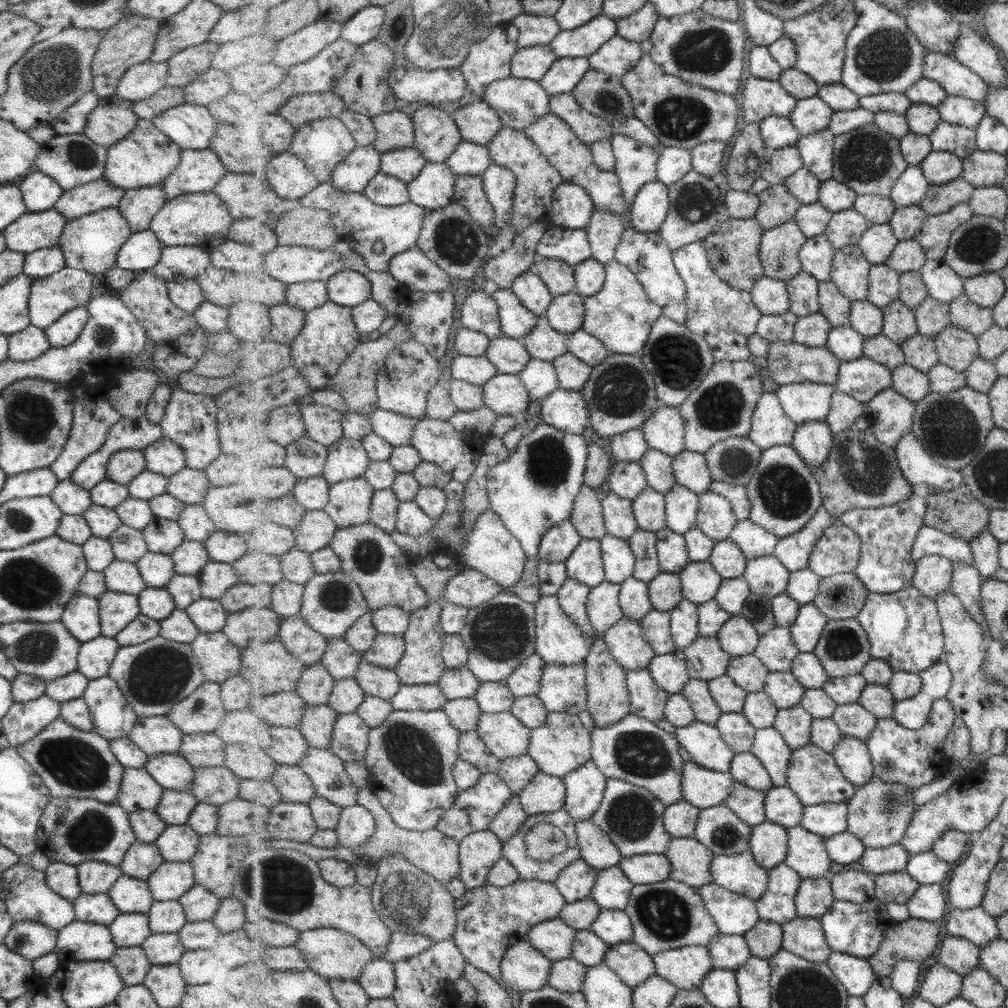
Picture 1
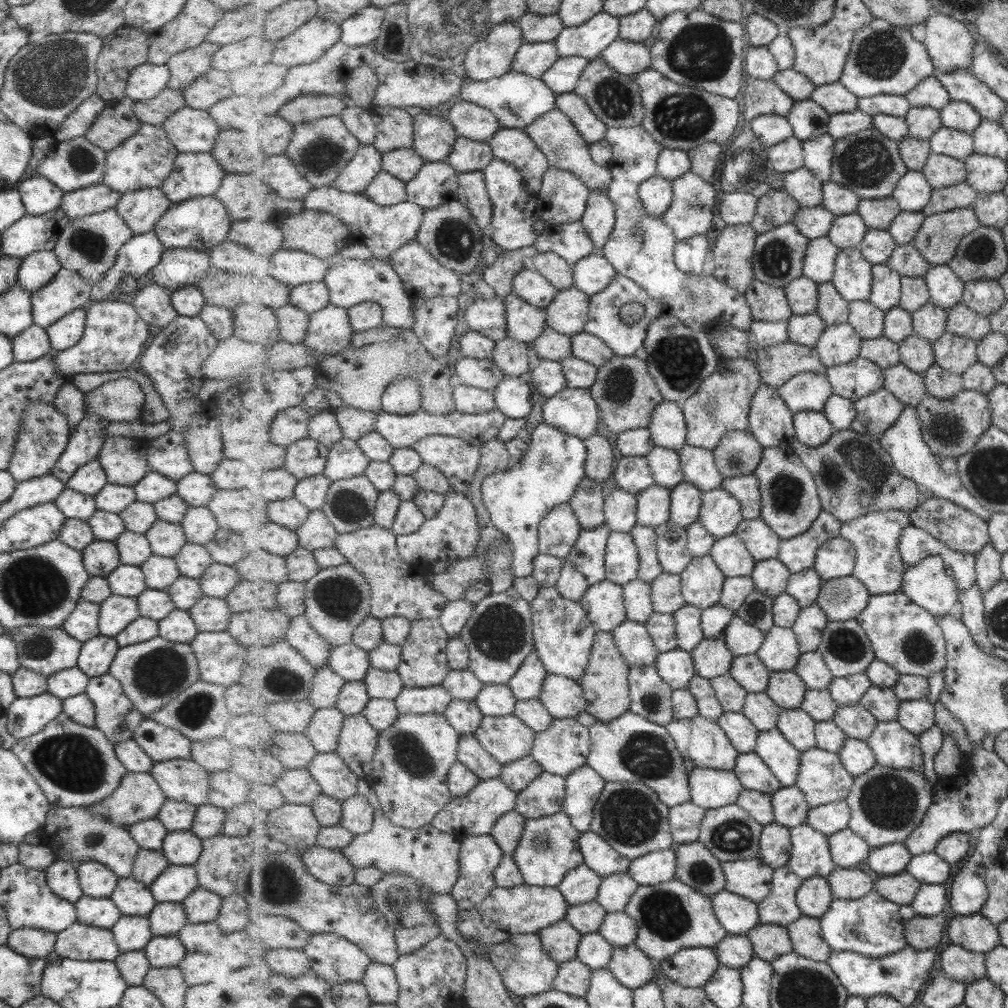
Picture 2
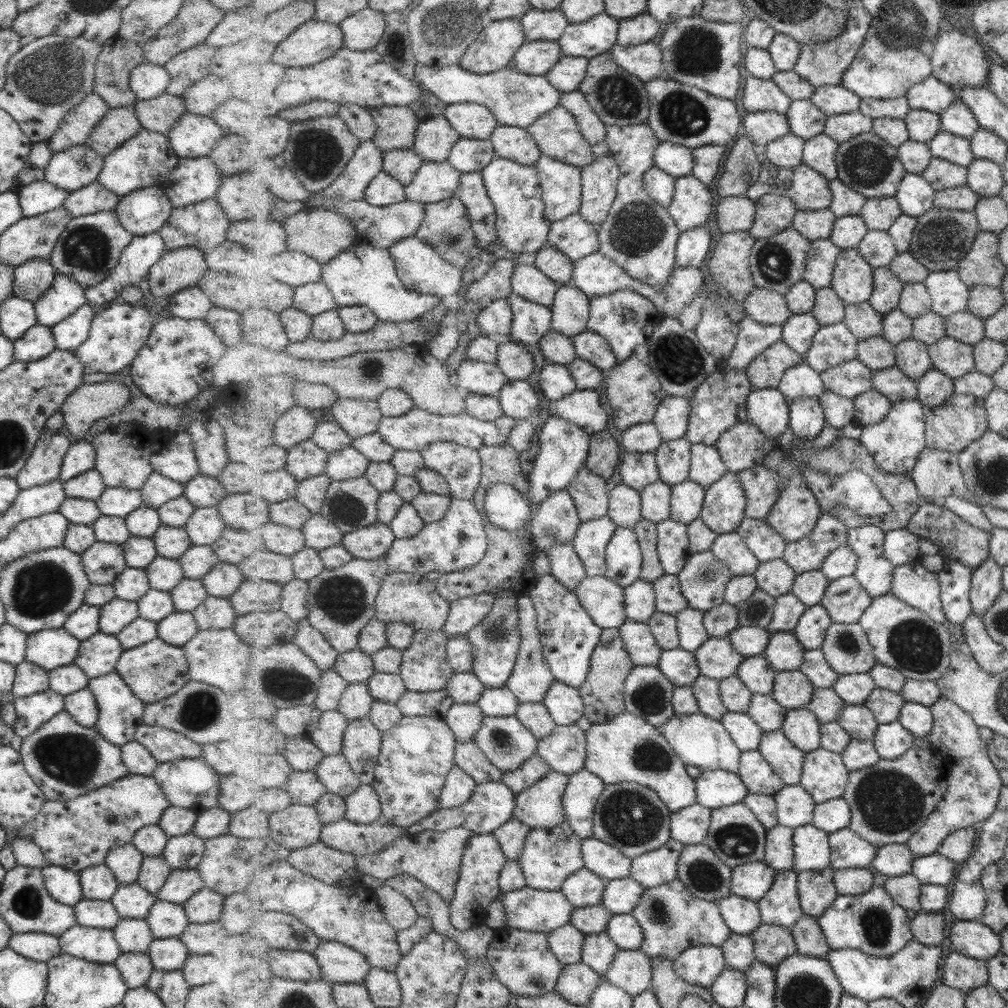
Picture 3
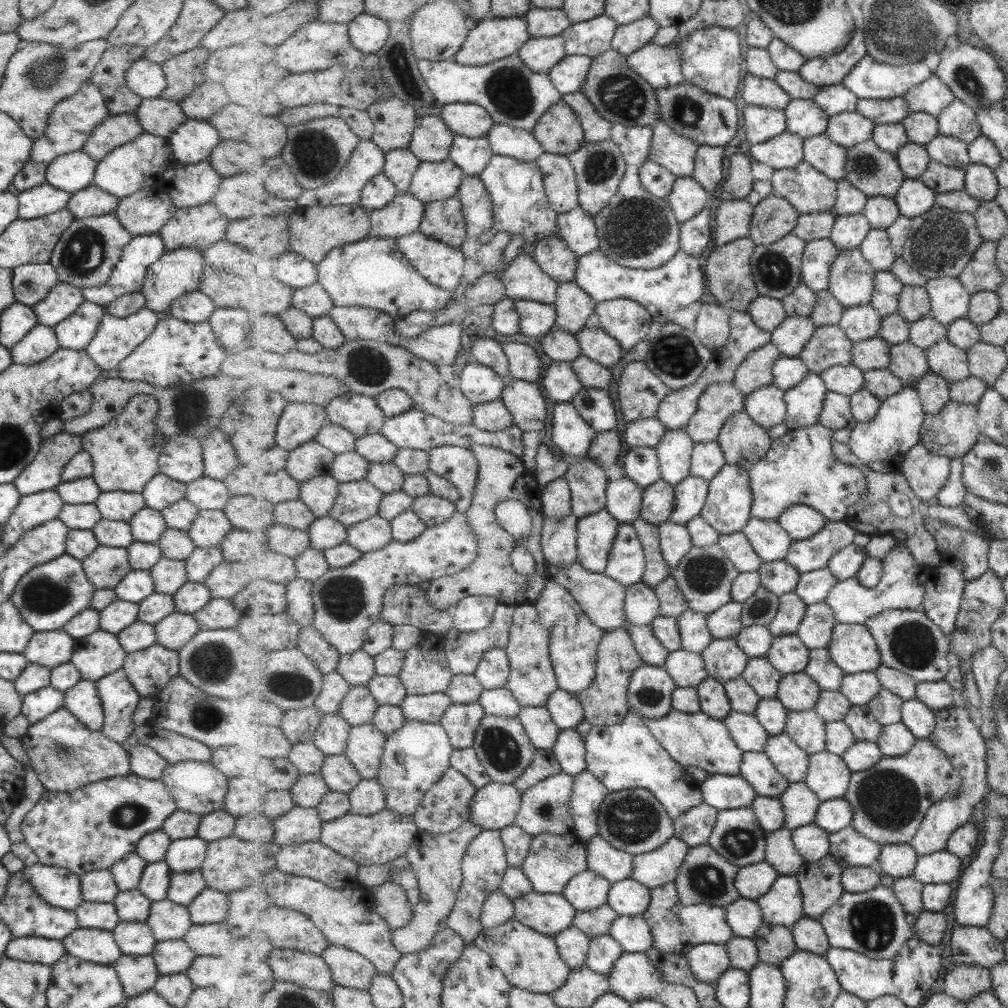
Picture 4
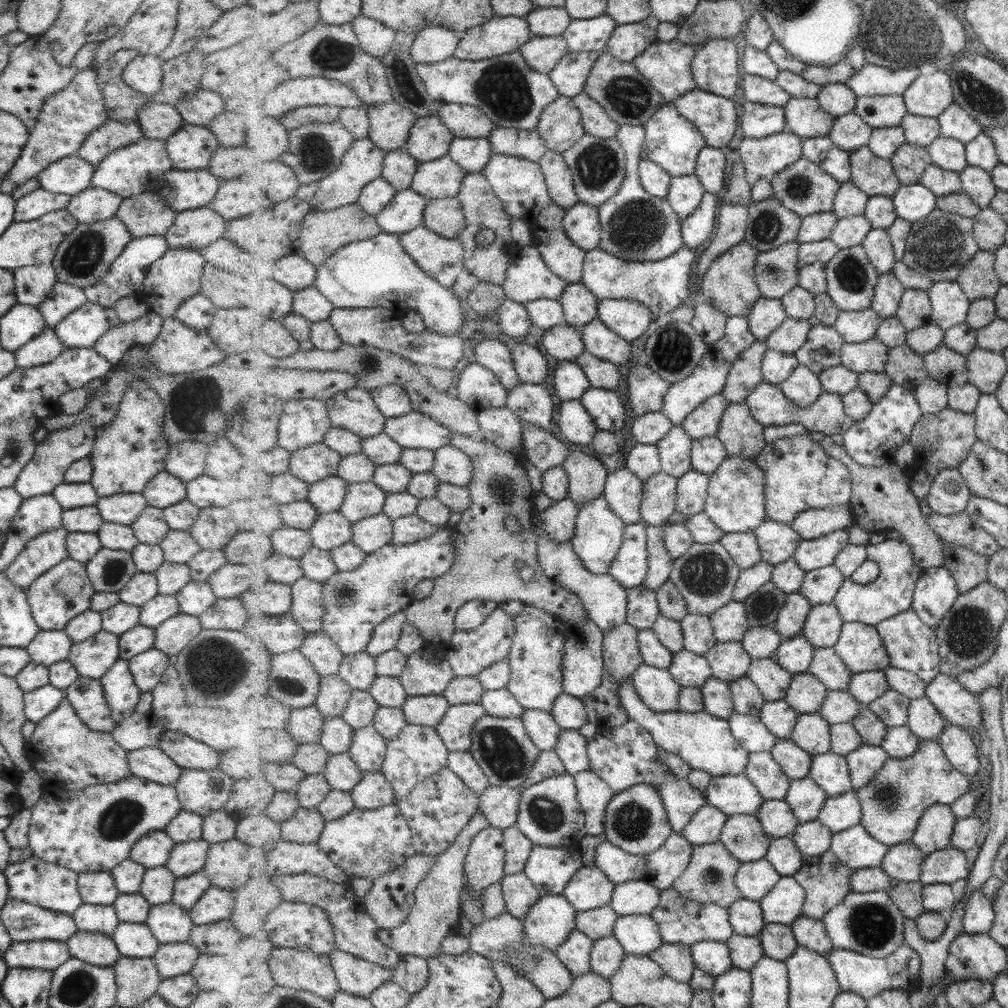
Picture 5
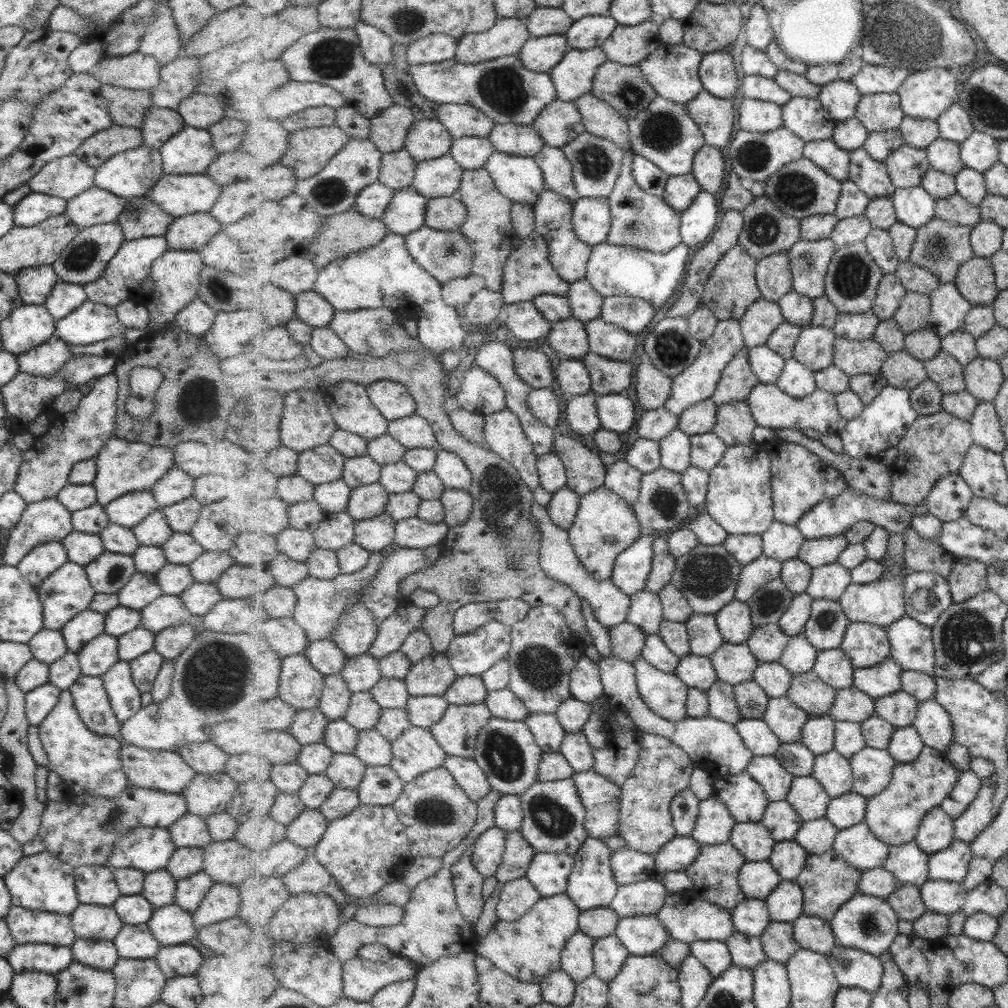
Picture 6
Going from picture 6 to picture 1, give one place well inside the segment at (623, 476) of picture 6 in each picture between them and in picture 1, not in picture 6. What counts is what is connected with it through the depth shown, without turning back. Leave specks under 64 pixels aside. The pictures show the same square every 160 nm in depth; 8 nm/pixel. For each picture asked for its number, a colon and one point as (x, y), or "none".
1: (621, 521)
2: (621, 506)
3: (625, 502)
4: (625, 498)
5: (624, 489)

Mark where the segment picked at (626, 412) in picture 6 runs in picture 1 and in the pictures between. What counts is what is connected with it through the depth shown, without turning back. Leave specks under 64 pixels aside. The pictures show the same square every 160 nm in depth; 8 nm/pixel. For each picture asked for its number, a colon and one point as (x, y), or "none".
1: (568, 410)
2: (574, 410)
3: (583, 407)
4: (595, 404)
5: (606, 408)

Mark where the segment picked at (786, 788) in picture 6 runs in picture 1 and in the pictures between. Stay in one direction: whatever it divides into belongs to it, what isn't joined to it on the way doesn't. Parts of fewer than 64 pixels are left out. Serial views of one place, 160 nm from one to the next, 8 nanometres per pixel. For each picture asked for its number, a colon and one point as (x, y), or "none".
1: (746, 767)
2: (755, 775)
3: (757, 774)
4: (757, 768)
5: (774, 784)

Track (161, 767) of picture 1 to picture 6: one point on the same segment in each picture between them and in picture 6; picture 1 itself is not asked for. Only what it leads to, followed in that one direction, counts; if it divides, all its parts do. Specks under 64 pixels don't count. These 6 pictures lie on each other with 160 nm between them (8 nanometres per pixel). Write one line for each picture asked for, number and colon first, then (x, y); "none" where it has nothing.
2: (182, 780)
3: (192, 784)
4: (198, 788)
5: (201, 792)
6: (206, 794)

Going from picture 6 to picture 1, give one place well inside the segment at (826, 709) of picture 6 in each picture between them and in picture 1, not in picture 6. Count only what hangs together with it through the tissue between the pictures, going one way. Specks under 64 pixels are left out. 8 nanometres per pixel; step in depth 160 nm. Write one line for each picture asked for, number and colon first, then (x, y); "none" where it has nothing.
1: (784, 688)
2: (788, 689)
3: (793, 689)
4: (798, 691)
5: (807, 694)

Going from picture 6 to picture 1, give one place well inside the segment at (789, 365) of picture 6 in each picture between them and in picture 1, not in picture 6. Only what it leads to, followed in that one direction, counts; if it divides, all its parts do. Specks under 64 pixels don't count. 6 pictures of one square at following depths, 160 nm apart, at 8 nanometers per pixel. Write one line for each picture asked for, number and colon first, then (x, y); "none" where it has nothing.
1: (814, 439)
2: (812, 428)
3: (807, 417)
4: (805, 403)
5: (804, 387)

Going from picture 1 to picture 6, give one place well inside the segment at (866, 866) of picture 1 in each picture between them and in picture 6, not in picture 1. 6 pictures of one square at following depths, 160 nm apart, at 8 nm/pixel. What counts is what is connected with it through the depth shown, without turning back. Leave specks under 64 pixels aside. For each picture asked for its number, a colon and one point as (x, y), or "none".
2: (892, 859)
3: (893, 860)
4: (900, 860)
5: (904, 862)
6: (909, 863)

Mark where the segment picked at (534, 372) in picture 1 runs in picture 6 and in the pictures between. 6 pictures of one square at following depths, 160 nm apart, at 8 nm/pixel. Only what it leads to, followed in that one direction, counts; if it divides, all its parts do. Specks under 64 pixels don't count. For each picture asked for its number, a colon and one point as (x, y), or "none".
2: (548, 377)
3: (556, 381)
4: (562, 383)
5: (571, 382)
6: (574, 377)

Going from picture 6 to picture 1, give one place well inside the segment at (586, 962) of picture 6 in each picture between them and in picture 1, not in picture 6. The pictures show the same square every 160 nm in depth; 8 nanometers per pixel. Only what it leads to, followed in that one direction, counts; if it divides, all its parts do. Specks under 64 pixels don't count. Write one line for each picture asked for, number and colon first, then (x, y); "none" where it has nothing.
1: (554, 938)
2: (561, 941)
3: (567, 942)
4: (574, 945)
5: (576, 952)

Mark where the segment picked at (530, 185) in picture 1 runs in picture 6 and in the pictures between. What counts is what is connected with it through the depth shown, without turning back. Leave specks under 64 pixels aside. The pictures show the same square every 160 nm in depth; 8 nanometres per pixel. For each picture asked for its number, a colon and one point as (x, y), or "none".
2: (515, 146)
3: (517, 144)
4: (506, 140)
5: (530, 145)
6: (517, 139)

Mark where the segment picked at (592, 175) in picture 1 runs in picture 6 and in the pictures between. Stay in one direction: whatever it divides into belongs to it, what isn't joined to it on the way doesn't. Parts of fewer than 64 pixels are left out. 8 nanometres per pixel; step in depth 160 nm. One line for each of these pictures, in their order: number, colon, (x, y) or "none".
2: (555, 133)
3: (558, 133)
4: (560, 130)
5: (561, 124)
6: (561, 122)

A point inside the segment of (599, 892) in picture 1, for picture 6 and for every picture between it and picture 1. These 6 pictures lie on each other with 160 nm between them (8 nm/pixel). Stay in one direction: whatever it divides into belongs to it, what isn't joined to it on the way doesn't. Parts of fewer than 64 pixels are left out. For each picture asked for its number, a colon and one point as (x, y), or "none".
2: (616, 891)
3: (622, 896)
4: (629, 897)
5: (639, 897)
6: (648, 897)

